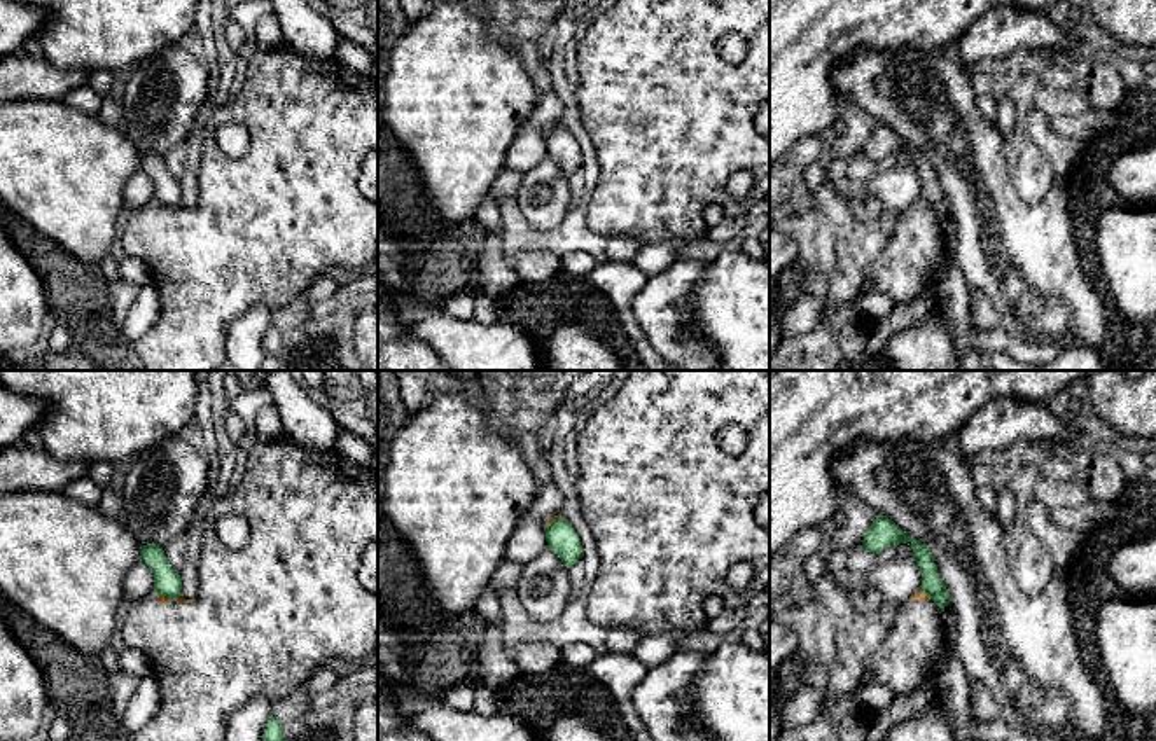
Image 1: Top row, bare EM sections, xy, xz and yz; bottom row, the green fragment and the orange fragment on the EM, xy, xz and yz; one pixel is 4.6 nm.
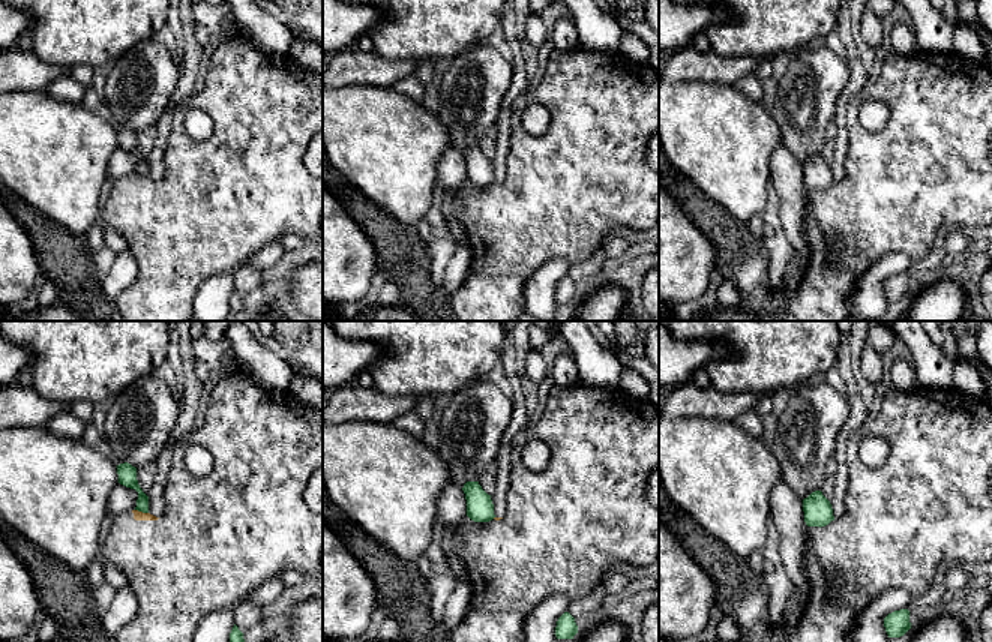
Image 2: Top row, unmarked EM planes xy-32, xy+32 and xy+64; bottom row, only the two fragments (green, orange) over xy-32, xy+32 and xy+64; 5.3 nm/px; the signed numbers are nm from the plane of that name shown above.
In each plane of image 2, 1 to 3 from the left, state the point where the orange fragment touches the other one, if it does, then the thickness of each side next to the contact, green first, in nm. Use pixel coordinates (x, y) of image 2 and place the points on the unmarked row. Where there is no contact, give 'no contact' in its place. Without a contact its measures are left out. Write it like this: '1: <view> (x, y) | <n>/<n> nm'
1: xy-32 (141, 174) | 100/50 nm
2: no contact
3: no contact

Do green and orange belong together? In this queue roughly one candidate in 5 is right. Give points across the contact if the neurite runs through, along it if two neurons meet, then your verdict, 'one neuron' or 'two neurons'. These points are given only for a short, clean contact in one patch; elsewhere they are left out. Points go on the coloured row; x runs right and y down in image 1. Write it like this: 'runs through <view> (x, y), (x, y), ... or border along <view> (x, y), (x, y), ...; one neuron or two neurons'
border along xy (154, 589), (165, 596), (179, 598); two neurons

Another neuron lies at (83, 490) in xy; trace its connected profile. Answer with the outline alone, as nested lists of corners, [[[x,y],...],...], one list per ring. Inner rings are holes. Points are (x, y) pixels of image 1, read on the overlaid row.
[[[87,475],[75,479],[68,482],[61,493],[75,502],[80,502],[87,507],[98,507],[103,488],[100,488],[94,481],[91,481]]]

